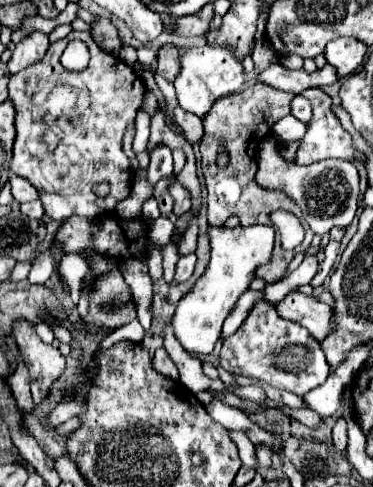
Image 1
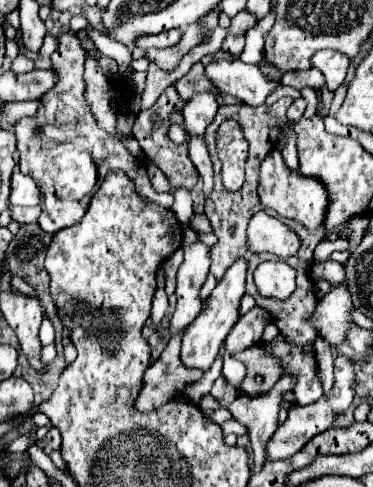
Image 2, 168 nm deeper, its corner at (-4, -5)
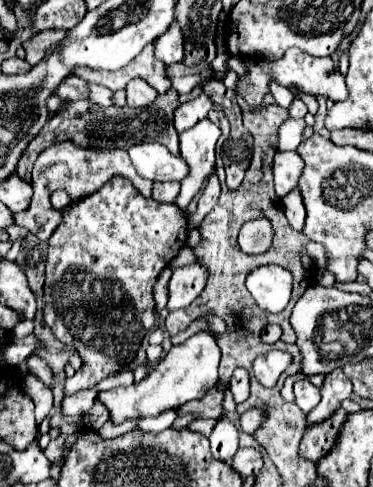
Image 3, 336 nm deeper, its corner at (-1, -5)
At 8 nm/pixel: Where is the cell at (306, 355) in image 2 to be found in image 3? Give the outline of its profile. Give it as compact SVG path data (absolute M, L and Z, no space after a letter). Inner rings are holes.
M309 380L307 382L297 382L293 388L295 392L295 404L307 414L319 404L319 388L315 388Z

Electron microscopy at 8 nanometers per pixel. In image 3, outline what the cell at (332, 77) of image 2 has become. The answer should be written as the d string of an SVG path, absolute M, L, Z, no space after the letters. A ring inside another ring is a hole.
M291 48L279 60L261 60L261 62L247 60L245 68L247 68L247 74L243 78L237 78L235 92L239 96L243 96L243 100L251 108L263 106L263 98L269 94L269 82L271 80L275 80L279 86L285 86L285 88L293 86L297 92L303 92L303 94L313 94L313 96L323 94L323 96L331 98L333 102L345 100L349 96L349 90L345 86L345 78L343 78L343 74L339 74L333 68L333 60L329 56L327 58L317 58L317 56L305 54L297 48Z

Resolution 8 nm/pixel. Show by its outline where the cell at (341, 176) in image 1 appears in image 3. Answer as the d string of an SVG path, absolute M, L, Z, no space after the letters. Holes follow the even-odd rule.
M295 188L289 196L285 196L285 200L281 200L281 206L283 206L283 212L285 212L289 224L295 230L301 230L305 224L305 206L301 200L301 192Z

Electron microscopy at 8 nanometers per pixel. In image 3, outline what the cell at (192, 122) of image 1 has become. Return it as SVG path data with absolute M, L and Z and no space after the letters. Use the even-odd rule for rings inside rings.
M213 172L213 176L209 176L203 192L201 192L201 198L199 198L199 204L197 204L197 210L193 214L187 214L187 220L189 220L189 228L197 228L203 218L213 210L213 206L217 204L217 198L221 194L221 186L219 186L219 180L217 180L217 174Z

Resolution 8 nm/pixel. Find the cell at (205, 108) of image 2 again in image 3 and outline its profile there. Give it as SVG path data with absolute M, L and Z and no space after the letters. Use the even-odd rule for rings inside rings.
M207 118L179 134L181 158L189 166L189 174L181 180L181 192L175 200L181 210L187 210L189 202L195 198L209 174L215 170L215 142L219 134L219 128L213 126Z

